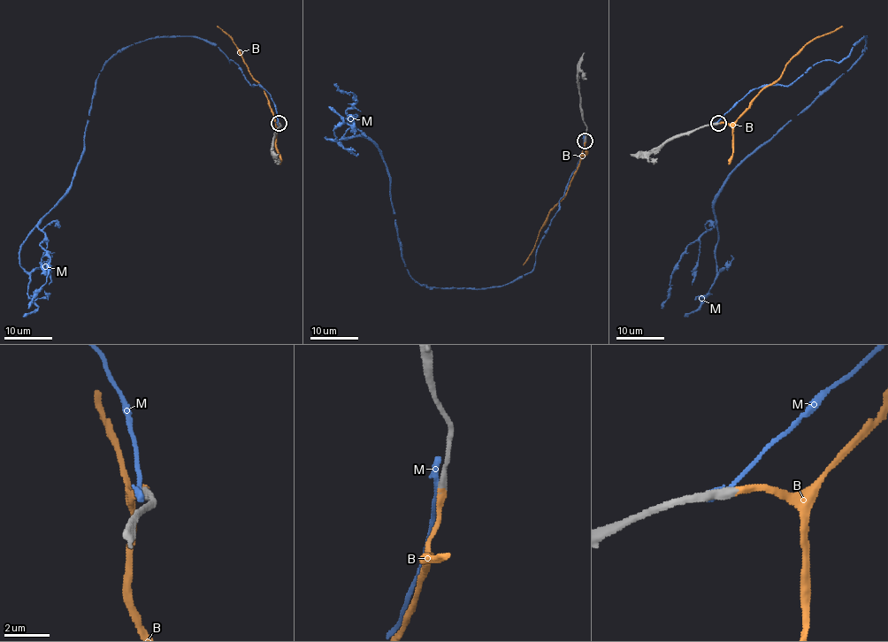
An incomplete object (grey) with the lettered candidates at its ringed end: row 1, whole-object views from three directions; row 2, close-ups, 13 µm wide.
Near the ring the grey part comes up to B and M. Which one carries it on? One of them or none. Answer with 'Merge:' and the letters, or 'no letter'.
Merge: B

